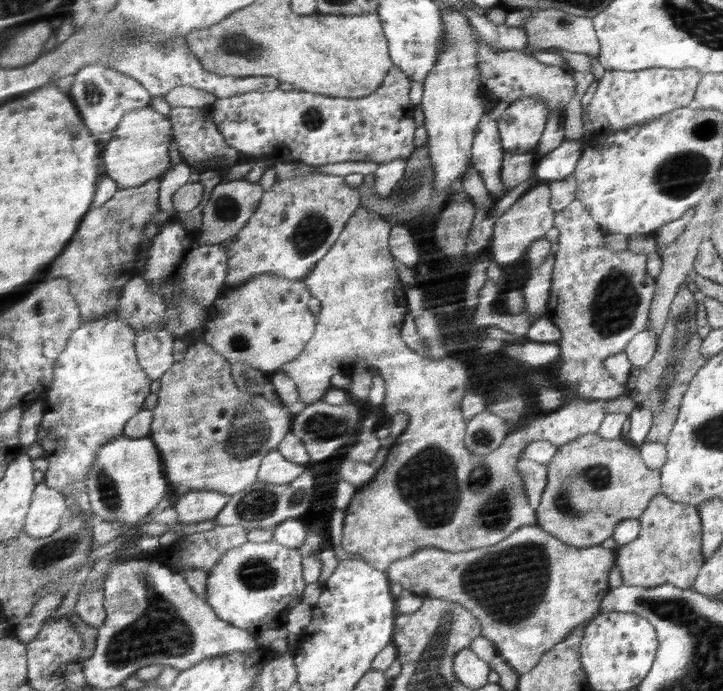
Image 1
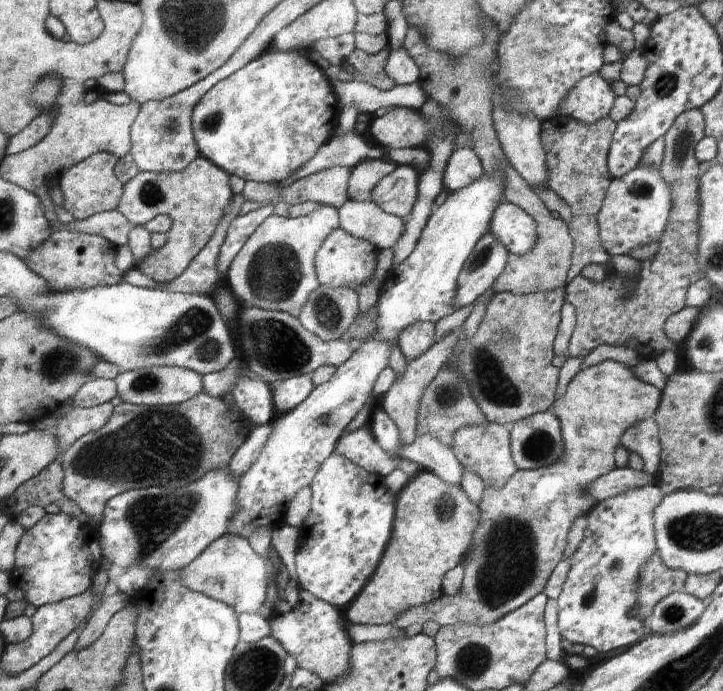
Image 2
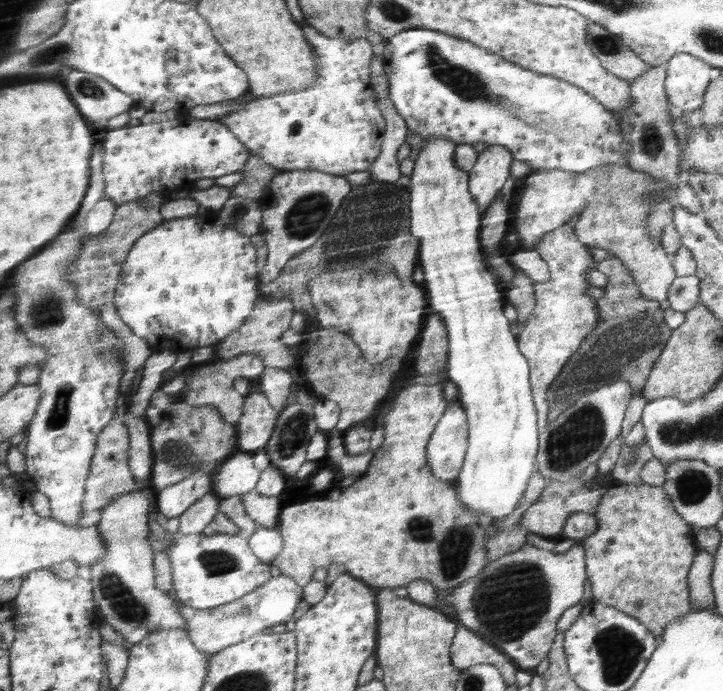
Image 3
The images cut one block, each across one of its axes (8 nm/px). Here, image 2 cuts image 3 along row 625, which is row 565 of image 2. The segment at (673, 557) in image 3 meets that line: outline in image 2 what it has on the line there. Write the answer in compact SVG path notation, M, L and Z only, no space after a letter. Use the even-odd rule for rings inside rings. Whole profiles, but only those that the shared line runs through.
M654 552L642 572L642 608L638 608L638 614L648 618L662 599L684 588L686 579L686 572L670 568L658 552Z

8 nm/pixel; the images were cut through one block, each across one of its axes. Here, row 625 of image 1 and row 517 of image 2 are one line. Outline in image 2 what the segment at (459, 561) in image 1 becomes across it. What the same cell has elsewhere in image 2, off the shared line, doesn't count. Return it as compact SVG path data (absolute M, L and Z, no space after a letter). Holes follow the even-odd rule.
M606 360L589 368L584 368L583 370L580 369L570 380L566 392L564 392L564 394L562 394L562 396L560 396L560 398L558 398L558 400L556 400L550 407L551 411L560 418L562 440L565 441L564 456L562 456L556 464L543 466L536 470L517 469L517 471L514 472L513 478L509 480L509 483L506 484L506 486L502 486L502 488L490 488L490 486L486 486L482 504L479 506L481 508L481 522L478 523L477 531L474 532L473 543L470 544L469 551L466 552L465 558L461 562L465 569L464 582L461 584L461 590L452 596L438 598L438 600L433 600L431 603L418 606L418 608L410 608L410 610L406 610L402 616L398 616L398 620L394 620L394 622L391 623L396 626L396 628L403 629L405 629L406 626L410 626L412 623L424 624L424 622L428 622L428 620L440 624L441 627L452 626L453 624L458 624L458 622L490 626L490 624L494 624L496 620L504 618L505 614L524 606L524 604L528 603L534 596L540 595L545 590L546 580L549 580L550 575L553 574L553 571L556 570L558 564L564 559L564 548L566 548L568 532L570 532L572 524L576 522L576 518L586 515L590 511L590 508L595 504L592 498L586 498L586 488L588 488L588 484L592 484L594 480L608 474L608 472L611 472L617 466L616 450L618 444L621 444L622 434L624 434L630 426L634 426L634 424L640 422L640 420L644 420L644 418L653 418L657 414L658 408L661 406L663 395L663 390L658 389L652 384L646 384L642 382L642 380L638 380L634 375L633 367L629 367L617 361Z

